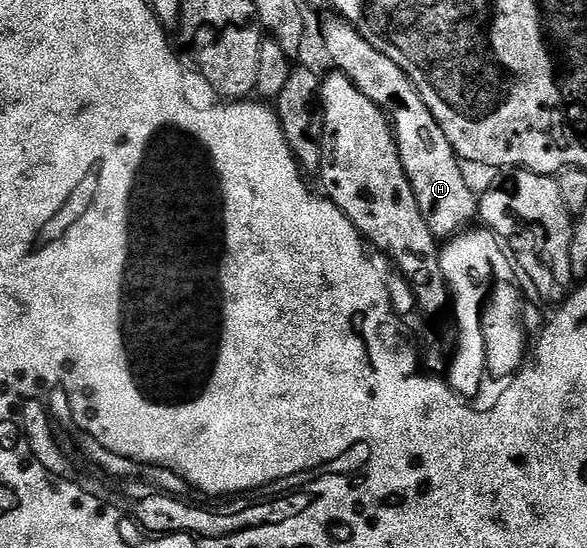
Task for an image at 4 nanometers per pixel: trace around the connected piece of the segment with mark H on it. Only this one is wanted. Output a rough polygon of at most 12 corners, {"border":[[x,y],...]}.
{"border":[[331,17],[335,70],[390,117],[422,221],[447,241],[477,192],[408,75]]}

